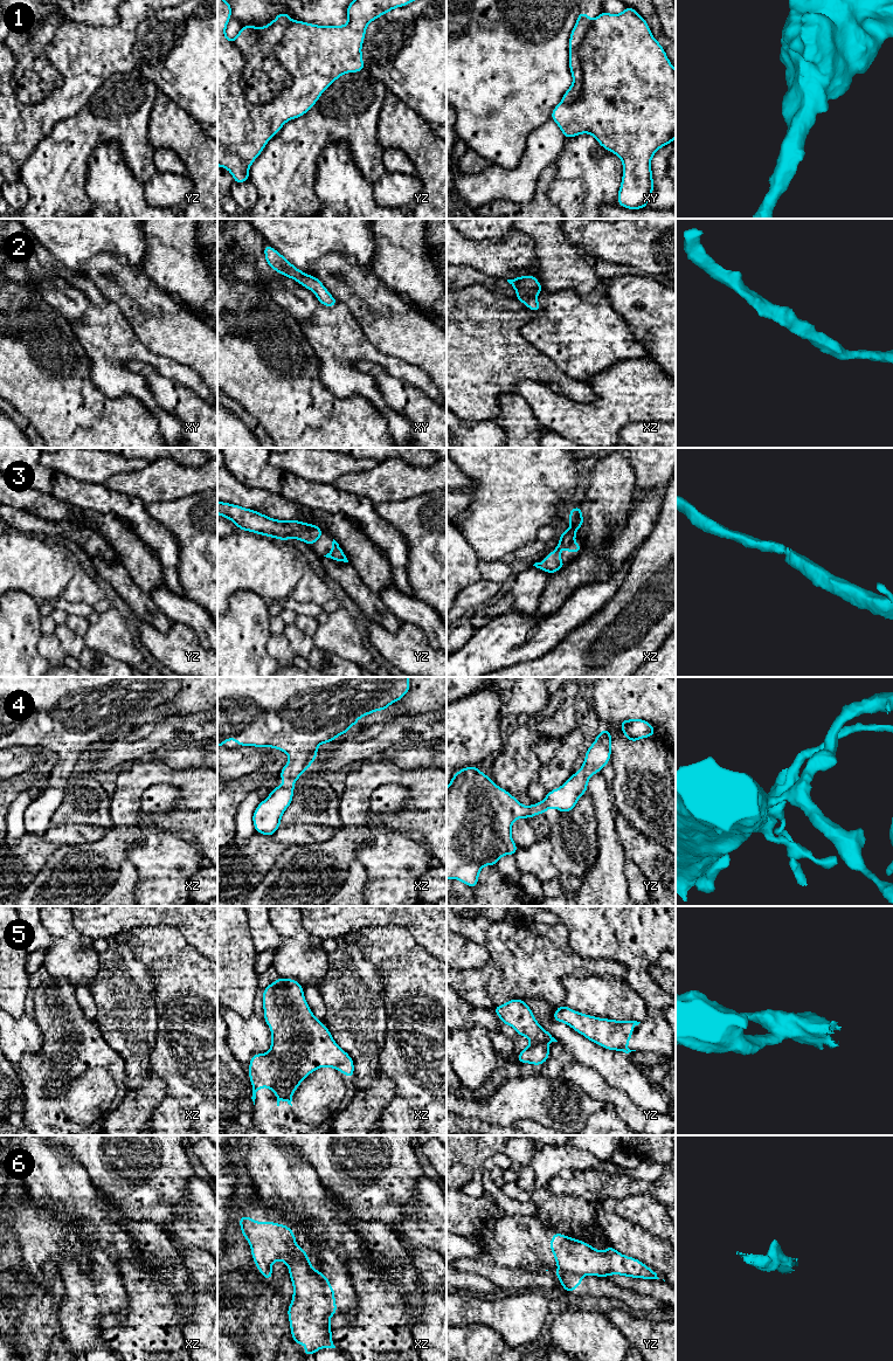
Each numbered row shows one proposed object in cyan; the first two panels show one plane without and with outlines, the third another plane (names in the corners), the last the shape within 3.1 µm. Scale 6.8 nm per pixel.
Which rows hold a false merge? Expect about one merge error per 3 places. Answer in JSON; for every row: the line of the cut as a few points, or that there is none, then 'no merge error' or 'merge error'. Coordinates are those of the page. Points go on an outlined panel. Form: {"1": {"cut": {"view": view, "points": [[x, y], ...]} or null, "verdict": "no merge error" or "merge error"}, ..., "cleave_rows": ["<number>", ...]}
{"1": {"cut": {"view": "yz", "points": [[290, 21], [274, 54], [291, 83], [270, 101], [251, 104]]}, "verdict": "merge error"}, "2": {"cut": null, "verdict": "no merge error"}, "3": {"cut": null, "verdict": "no merge error"}, "4": {"cut": null, "verdict": "no merge error"}, "5": {"cut": null, "verdict": "no merge error"}, "6": {"cut": {"view": "yz", "points": [[559, 1269], [573, 1271], [582, 1276]]}, "verdict": "merge error"}, "cleave_rows": ["1", "6"]}

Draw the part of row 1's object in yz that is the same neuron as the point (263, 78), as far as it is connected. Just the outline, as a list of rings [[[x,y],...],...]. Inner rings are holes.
[[[278,13],[265,27],[247,25],[235,36],[234,43],[245,61],[240,84],[244,99],[251,104],[271,102],[292,84],[274,51],[289,22],[289,13]]]

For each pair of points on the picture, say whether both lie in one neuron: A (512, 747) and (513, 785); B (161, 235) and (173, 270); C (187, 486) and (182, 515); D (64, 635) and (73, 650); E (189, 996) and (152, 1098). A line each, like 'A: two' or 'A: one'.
A: one
B: one
C: two
D: one
E: two

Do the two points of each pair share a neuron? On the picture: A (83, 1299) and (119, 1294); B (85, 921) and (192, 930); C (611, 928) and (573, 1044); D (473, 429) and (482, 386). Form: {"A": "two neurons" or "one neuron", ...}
{"A": "one neuron", "B": "one neuron", "C": "two neurons", "D": "two neurons"}

